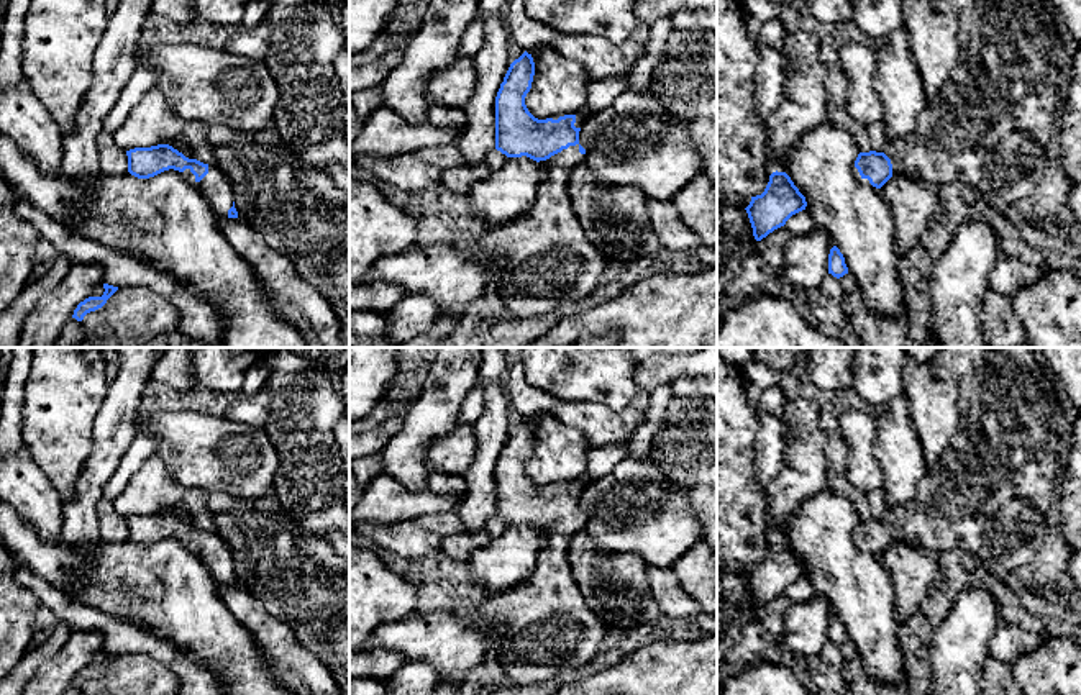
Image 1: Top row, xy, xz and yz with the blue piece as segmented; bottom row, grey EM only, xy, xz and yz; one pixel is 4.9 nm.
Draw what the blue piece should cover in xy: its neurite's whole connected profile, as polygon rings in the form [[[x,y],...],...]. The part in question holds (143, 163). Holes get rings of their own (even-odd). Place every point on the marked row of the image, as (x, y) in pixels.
[[[169,144],[135,148],[126,156],[131,175],[149,179],[169,169],[179,170],[202,190],[218,218],[238,218],[230,180],[215,164],[189,159]]]

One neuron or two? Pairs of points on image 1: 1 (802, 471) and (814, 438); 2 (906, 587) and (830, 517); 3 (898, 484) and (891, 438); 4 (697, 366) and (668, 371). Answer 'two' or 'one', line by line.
1: one
2: two
3: one
4: one

